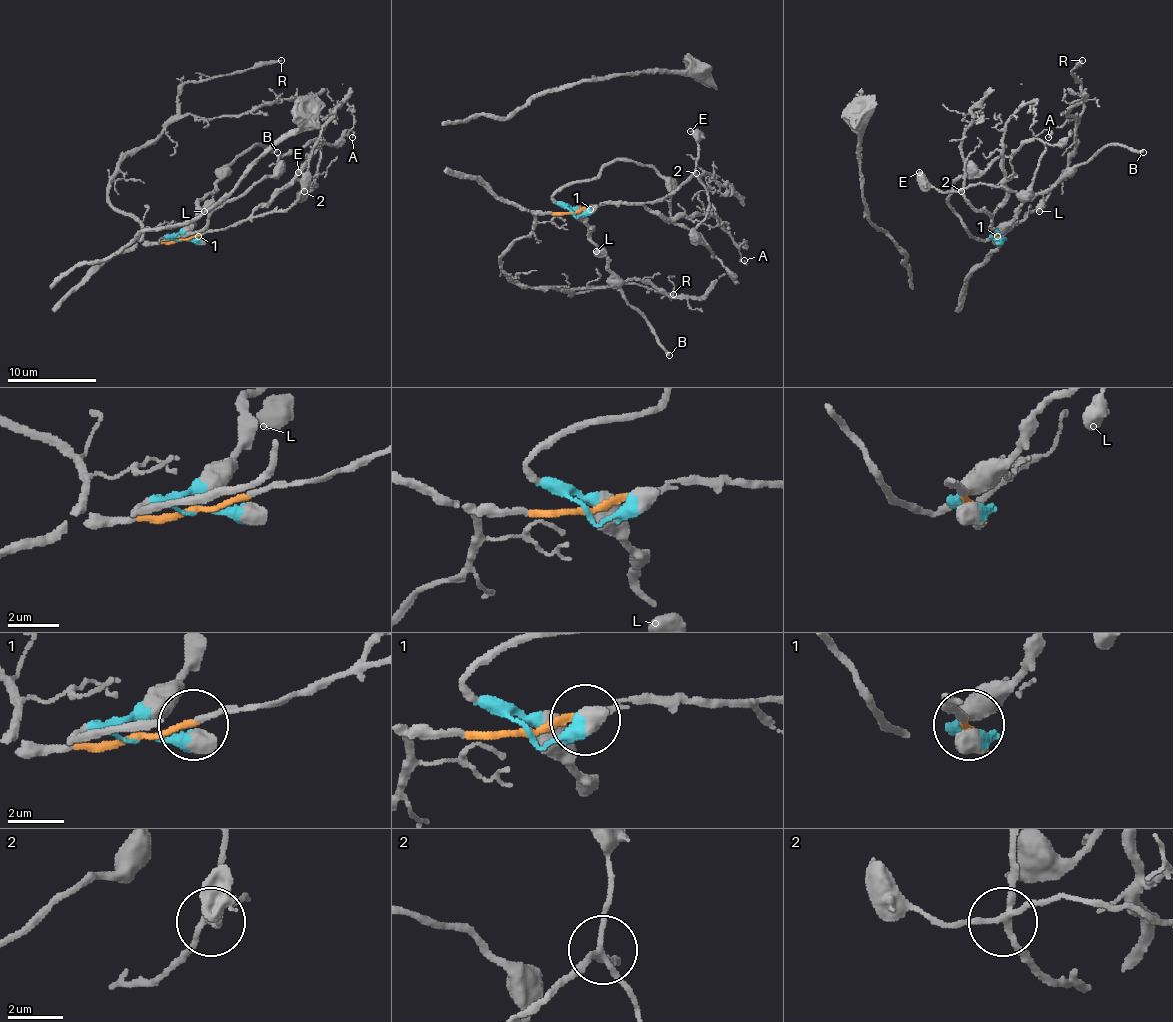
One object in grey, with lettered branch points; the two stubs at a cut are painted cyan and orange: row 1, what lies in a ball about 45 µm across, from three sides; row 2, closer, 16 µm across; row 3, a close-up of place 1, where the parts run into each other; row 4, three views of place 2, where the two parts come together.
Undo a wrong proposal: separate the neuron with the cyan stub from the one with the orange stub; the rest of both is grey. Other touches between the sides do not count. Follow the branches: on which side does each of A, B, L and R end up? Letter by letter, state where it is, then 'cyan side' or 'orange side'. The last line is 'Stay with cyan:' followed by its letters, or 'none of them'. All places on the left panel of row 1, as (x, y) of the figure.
A: at (352, 137); orange side
B: at (277, 152); cyan side
L: at (204, 211); cyan side
R: at (281, 60); orange side
Stay with cyan: B, L

